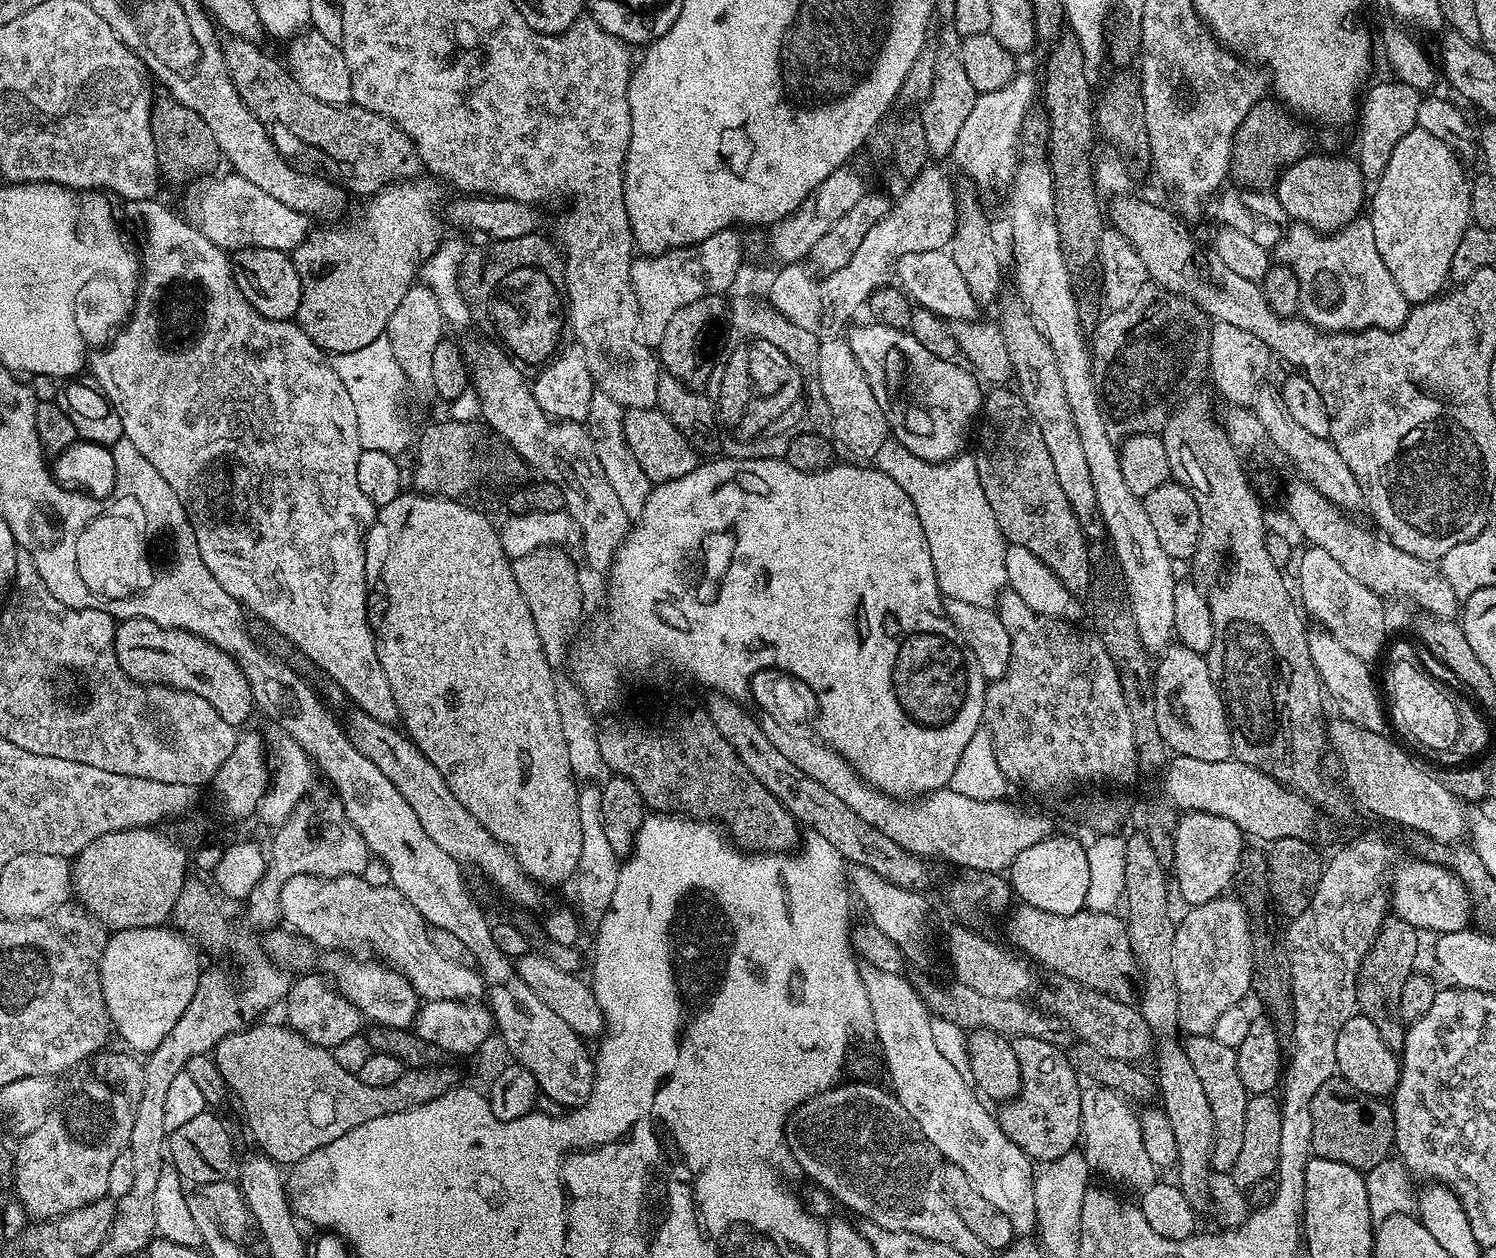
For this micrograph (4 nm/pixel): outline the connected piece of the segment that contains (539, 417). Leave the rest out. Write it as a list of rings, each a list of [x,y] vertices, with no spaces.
[[[484,352],[474,360],[474,371],[470,380],[474,391],[480,400],[480,416],[486,421],[485,425],[509,448],[524,461],[529,469],[537,472],[537,477],[553,484],[562,492],[565,499],[563,511],[568,513],[571,520],[576,523],[579,539],[584,539],[584,560],[596,572],[607,573],[612,567],[612,560],[620,549],[620,544],[627,538],[630,531],[630,517],[626,506],[614,494],[610,481],[606,478],[606,470],[602,470],[602,462],[598,462],[598,453],[594,450],[594,442],[590,438],[587,427],[574,420],[554,420],[544,413],[542,406],[538,406],[538,398],[534,398],[531,383],[520,372],[521,367],[510,359],[509,353]]]

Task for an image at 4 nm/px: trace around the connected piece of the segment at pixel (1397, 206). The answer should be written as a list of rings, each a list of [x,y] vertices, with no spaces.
[[[1417,126],[1406,134],[1406,138],[1398,141],[1398,146],[1394,146],[1394,154],[1390,154],[1386,170],[1375,181],[1376,193],[1370,196],[1374,243],[1378,245],[1378,254],[1382,254],[1382,262],[1386,262],[1386,270],[1390,270],[1394,283],[1398,285],[1398,290],[1402,290],[1409,305],[1425,304],[1427,300],[1441,295],[1446,288],[1444,283],[1452,276],[1454,250],[1458,250],[1458,242],[1462,242],[1462,234],[1470,226],[1472,218],[1470,176],[1464,173],[1460,164],[1463,164],[1461,157],[1446,146],[1442,138],[1434,138],[1430,130]]]

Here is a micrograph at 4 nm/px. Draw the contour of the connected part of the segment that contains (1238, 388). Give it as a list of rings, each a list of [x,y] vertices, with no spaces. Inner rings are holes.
[[[1215,321],[1212,325],[1212,337],[1210,338],[1210,358],[1208,372],[1212,384],[1220,391],[1220,396],[1232,406],[1248,406],[1253,403],[1260,389],[1265,387],[1268,376],[1268,367],[1274,361],[1274,353],[1247,330],[1239,326],[1232,326],[1230,322]]]

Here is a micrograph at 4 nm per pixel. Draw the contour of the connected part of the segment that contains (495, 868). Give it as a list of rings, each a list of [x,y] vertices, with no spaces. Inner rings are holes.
[[[365,714],[356,715],[352,724],[360,732],[351,733],[354,746],[366,754],[366,758],[370,758],[370,762],[374,762],[374,766],[378,766],[378,770],[382,770],[382,774],[394,782],[394,786],[398,786],[398,794],[410,802],[414,814],[418,814],[418,822],[422,822],[422,830],[430,834],[430,839],[462,866],[477,868],[494,887],[500,888],[502,895],[518,907],[538,907],[541,885],[530,879],[510,849],[498,842],[498,838],[494,838],[494,834],[490,834],[490,830],[486,830],[486,826],[482,826],[482,822],[478,822],[478,818],[474,818],[474,814],[470,814],[470,810],[466,810],[466,806],[454,798],[454,790],[446,786],[446,778],[434,770],[422,750],[418,750],[399,727],[383,724]]]

